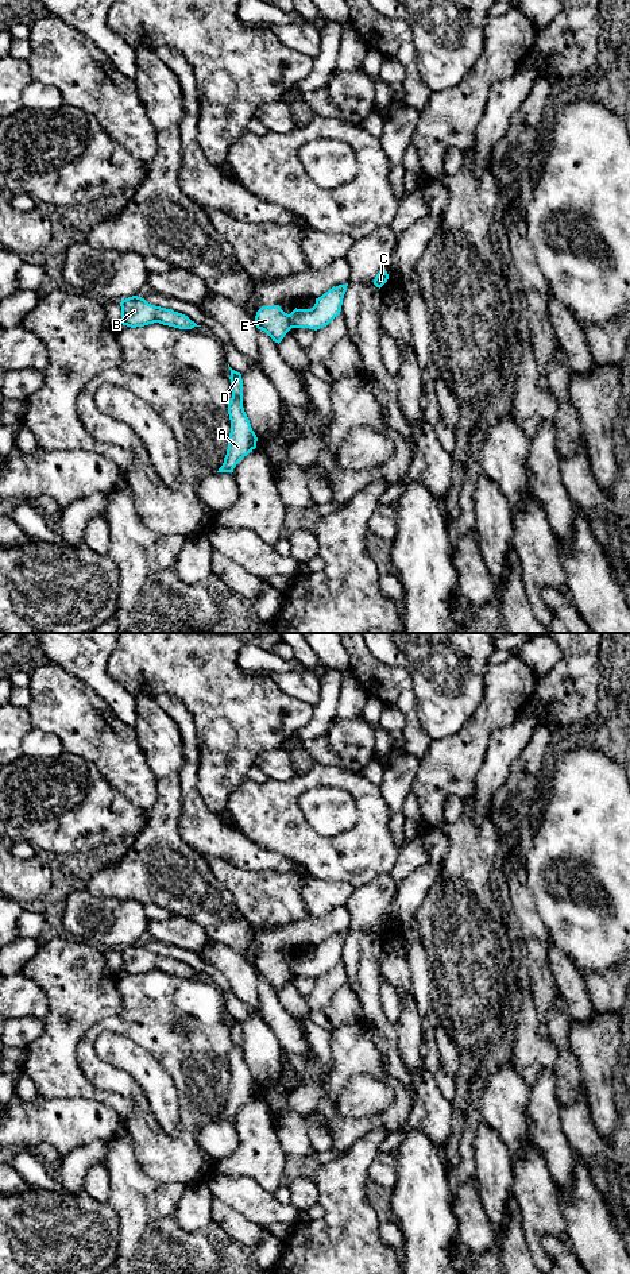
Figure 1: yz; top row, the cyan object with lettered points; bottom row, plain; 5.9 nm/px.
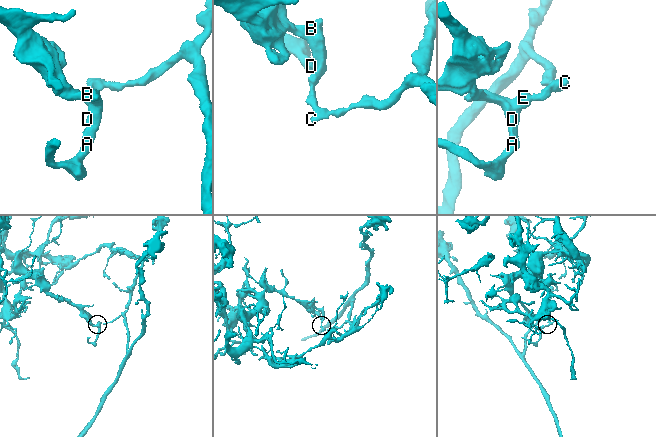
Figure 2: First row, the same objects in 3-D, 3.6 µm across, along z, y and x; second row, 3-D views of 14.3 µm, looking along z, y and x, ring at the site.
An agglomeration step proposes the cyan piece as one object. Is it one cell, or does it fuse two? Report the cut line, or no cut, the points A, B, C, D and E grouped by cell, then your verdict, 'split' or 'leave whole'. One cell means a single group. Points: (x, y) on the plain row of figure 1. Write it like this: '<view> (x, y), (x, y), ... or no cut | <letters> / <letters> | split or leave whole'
yz (289, 962), (292, 975) | A B D E / C | split

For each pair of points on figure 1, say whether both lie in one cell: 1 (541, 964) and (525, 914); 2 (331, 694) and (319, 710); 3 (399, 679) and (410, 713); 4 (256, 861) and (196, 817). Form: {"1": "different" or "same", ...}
{"1": "same", "2": "same", "3": "same", "4": "same"}

